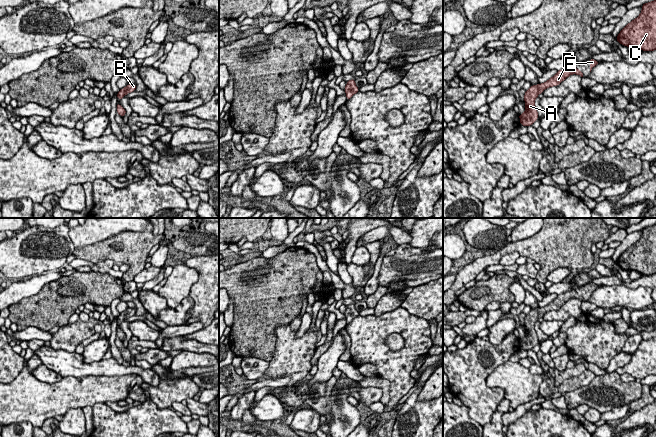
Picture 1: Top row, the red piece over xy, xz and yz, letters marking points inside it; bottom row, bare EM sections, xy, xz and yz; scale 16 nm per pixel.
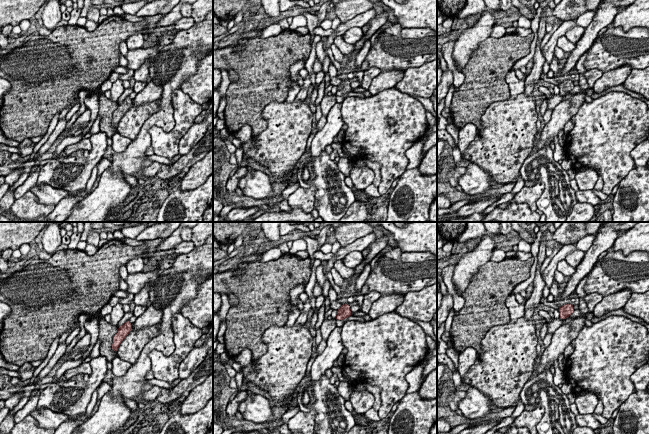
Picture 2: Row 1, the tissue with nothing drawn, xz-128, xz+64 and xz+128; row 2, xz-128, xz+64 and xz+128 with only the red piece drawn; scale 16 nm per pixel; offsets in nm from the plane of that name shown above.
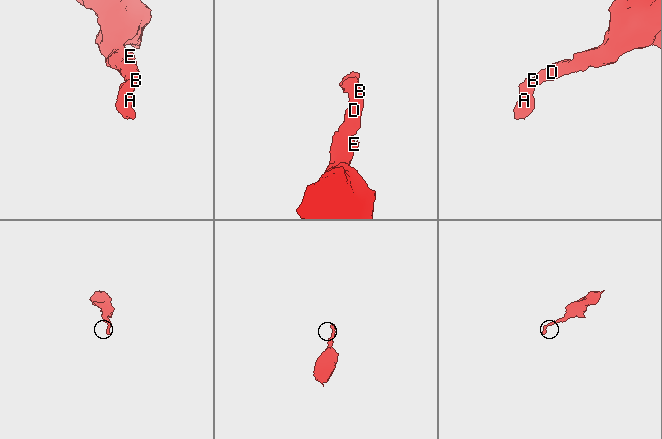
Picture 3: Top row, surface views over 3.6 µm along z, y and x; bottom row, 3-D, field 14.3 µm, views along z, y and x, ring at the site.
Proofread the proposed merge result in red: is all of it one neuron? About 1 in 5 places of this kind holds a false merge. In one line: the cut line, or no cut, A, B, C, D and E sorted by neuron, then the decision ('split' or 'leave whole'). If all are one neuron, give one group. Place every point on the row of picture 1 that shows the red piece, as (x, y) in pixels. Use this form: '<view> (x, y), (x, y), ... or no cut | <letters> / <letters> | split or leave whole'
no cut | A B C D E | leave whole

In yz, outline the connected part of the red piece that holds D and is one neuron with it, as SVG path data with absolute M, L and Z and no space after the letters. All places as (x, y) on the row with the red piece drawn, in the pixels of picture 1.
M569 66L565 69L557 71L557 74L550 78L548 81L538 85L532 85L525 91L524 101L526 103L525 112L519 115L520 124L523 126L531 126L538 119L538 112L535 107L535 98L540 93L552 86L558 86L563 80L572 74L577 74L583 77L582 71L578 70L576 66Z

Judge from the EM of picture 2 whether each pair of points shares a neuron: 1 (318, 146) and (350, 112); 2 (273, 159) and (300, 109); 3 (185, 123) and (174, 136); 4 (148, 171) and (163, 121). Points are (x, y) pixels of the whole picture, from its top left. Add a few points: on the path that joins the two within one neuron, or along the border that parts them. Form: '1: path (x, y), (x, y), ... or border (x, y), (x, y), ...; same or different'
1: border (341, 103), (341, 117), (344, 122); different
2: path (279, 147), (285, 139), (289, 125), (293, 121); same
3: path (182, 126), (176, 133); same
4: border (144, 167), (140, 170); different

